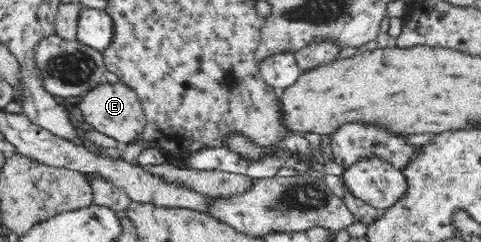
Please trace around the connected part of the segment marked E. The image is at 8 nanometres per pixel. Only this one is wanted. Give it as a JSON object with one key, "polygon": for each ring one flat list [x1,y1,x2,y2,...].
{"polygon":[[121,81,115,84,101,82,89,92,81,96,79,102,84,122,89,123,100,135,111,136,120,148,137,142,138,136,143,132,146,125,146,116,136,92,123,85]]}

